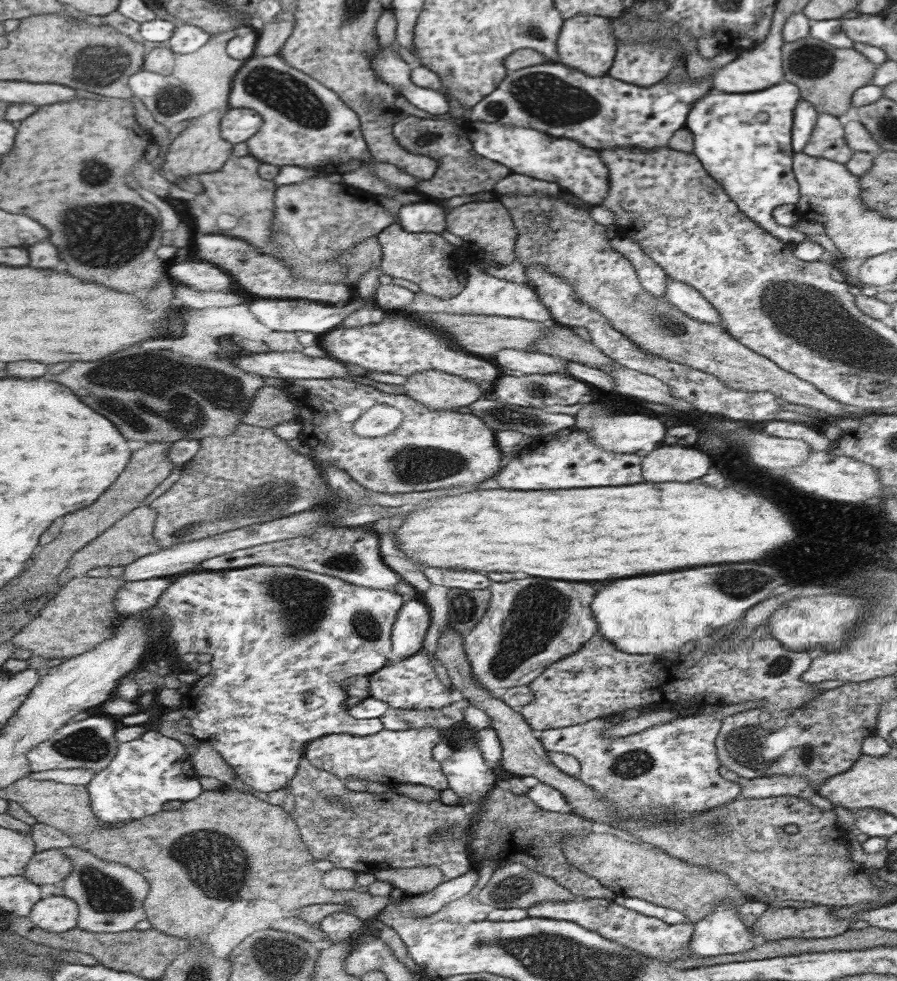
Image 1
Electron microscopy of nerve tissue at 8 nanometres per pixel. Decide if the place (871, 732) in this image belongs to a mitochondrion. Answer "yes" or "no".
no

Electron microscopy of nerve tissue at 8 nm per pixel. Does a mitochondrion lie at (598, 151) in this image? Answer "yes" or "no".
no

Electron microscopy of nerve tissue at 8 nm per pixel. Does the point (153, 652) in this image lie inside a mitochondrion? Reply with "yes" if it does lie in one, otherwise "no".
no

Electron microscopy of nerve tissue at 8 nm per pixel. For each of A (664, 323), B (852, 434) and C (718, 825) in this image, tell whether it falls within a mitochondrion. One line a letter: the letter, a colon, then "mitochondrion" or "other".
A: mitochondrion
B: other
C: mitochondrion

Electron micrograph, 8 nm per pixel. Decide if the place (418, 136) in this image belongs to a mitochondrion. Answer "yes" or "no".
yes

